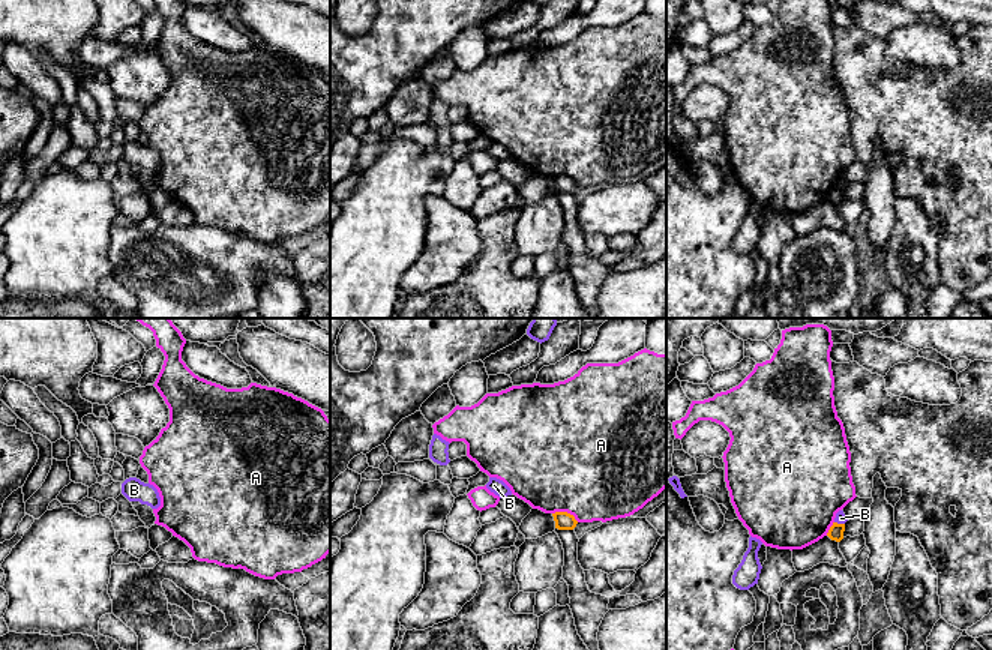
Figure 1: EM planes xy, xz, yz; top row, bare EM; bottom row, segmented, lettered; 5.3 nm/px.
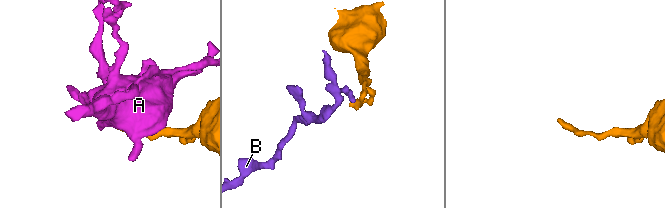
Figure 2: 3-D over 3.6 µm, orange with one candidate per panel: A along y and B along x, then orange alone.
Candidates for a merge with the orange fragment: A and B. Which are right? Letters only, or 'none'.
none

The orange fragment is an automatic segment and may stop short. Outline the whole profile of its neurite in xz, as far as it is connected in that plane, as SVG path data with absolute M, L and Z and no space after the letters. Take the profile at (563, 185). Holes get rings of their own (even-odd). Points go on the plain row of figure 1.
M555 176L552 180L558 194L573 194L578 188L575 180L567 176Z

